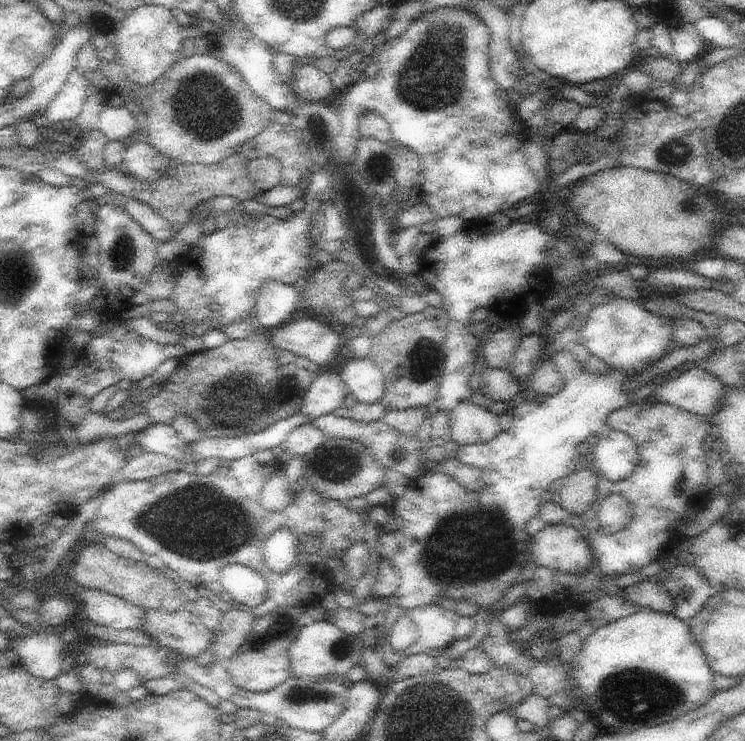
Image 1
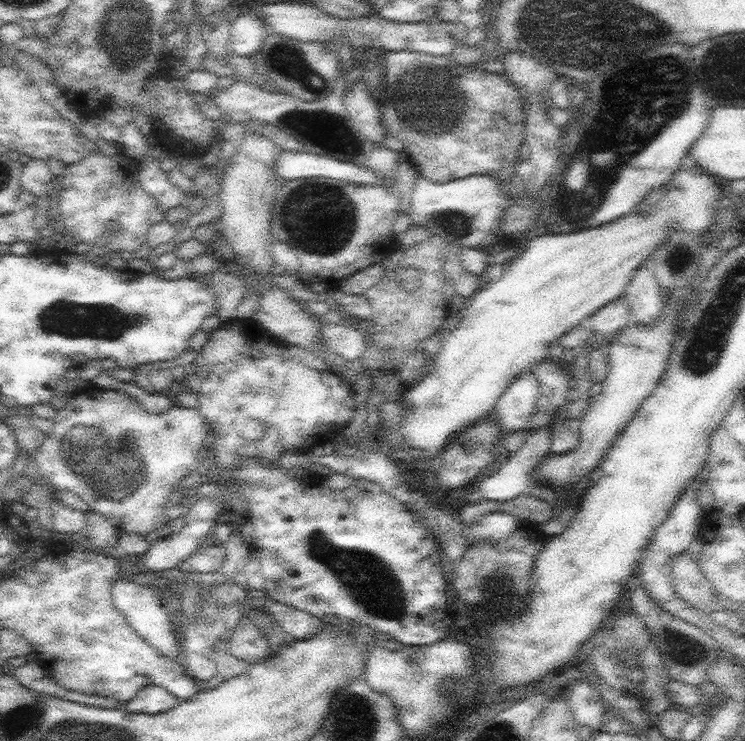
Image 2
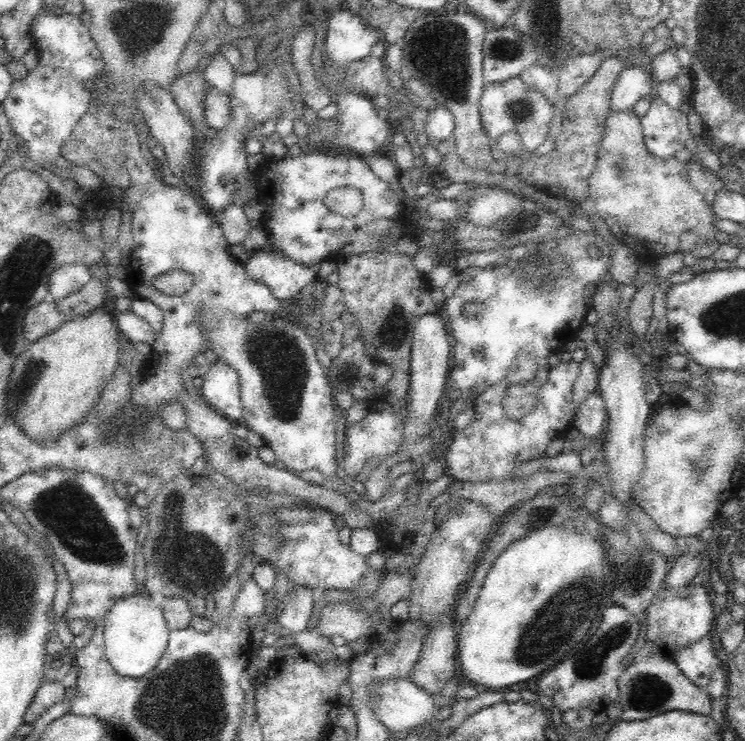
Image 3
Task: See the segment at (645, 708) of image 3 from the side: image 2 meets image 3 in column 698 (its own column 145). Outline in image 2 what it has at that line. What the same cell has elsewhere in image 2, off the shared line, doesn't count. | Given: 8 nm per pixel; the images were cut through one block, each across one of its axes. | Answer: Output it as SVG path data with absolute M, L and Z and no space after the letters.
M148 686L135 693L125 706L126 712L160 714L178 706L179 699L163 686Z

